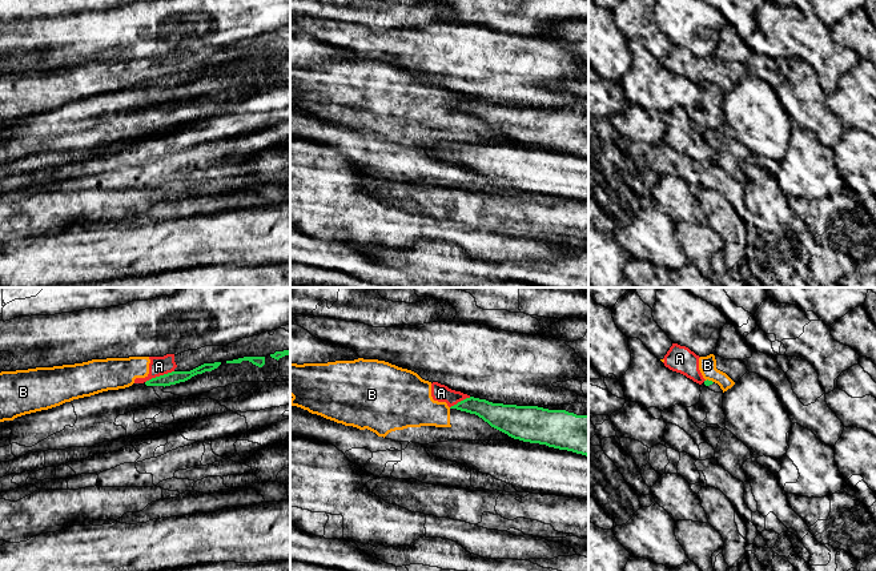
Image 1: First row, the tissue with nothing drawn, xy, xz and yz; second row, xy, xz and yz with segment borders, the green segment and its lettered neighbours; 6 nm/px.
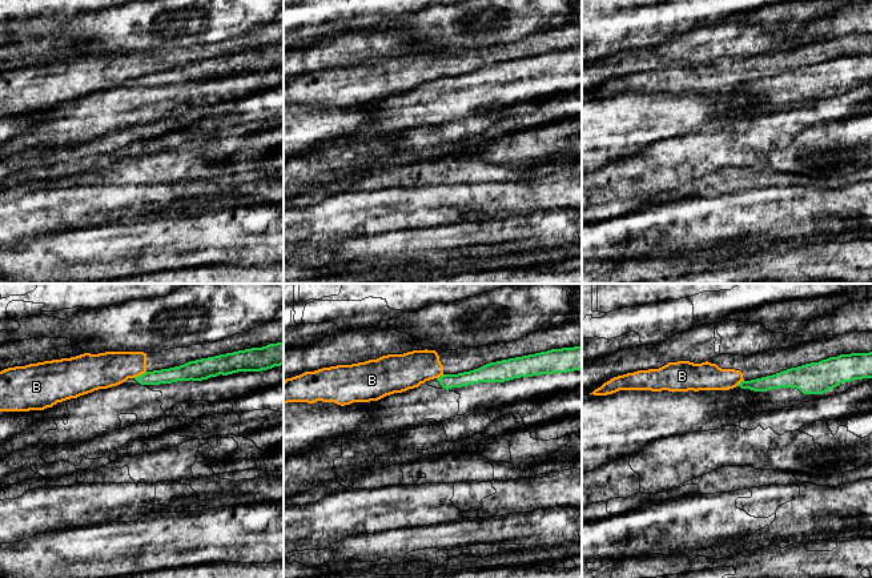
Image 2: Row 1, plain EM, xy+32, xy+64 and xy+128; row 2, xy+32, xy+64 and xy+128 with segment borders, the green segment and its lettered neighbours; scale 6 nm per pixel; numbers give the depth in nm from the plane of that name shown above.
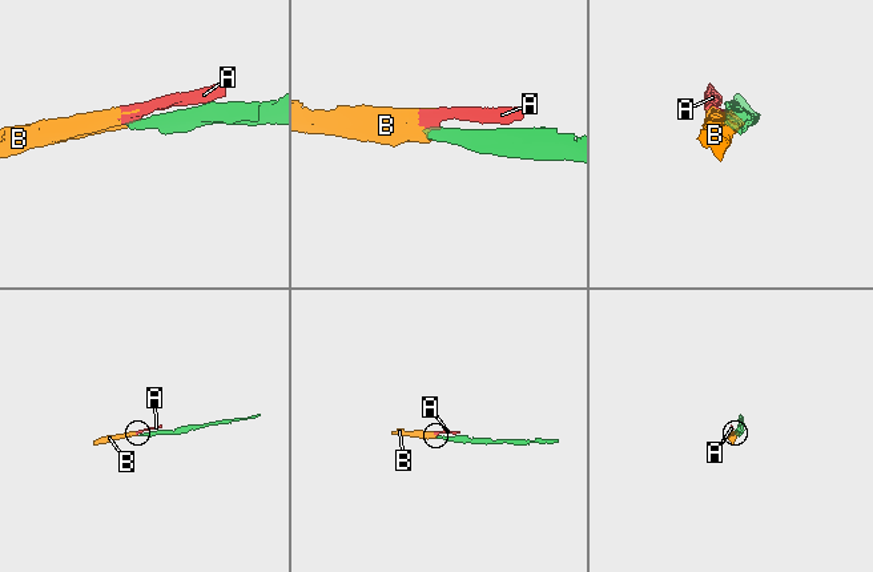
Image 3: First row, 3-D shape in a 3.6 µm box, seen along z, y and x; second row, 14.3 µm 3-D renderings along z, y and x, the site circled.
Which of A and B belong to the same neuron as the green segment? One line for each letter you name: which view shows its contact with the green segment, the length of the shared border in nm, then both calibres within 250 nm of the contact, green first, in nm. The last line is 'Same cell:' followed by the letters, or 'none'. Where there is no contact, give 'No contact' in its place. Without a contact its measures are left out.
Same cell: none

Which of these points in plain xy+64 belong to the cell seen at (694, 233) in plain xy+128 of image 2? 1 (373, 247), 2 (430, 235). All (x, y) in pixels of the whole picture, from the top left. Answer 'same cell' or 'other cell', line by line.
1: other cell
2: other cell

